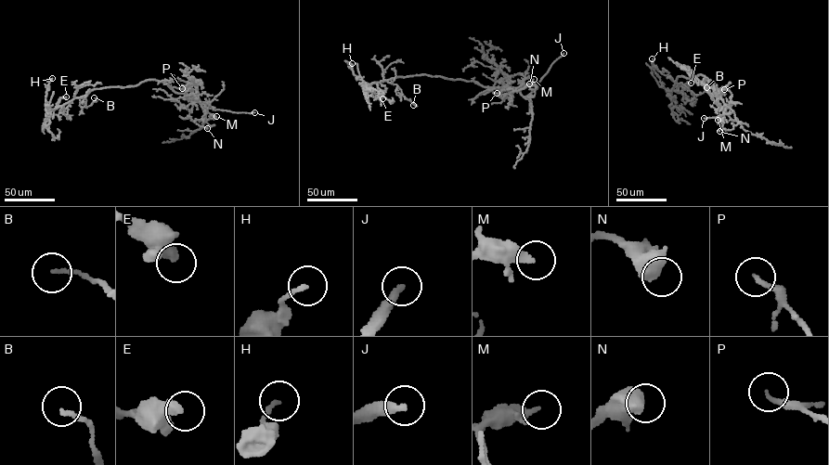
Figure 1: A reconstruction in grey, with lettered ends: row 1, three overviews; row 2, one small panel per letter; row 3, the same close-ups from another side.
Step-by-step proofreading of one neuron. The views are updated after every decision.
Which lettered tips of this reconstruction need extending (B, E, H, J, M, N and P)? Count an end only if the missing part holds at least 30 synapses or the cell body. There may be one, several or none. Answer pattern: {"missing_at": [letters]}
{"missing_at": ["J"]}

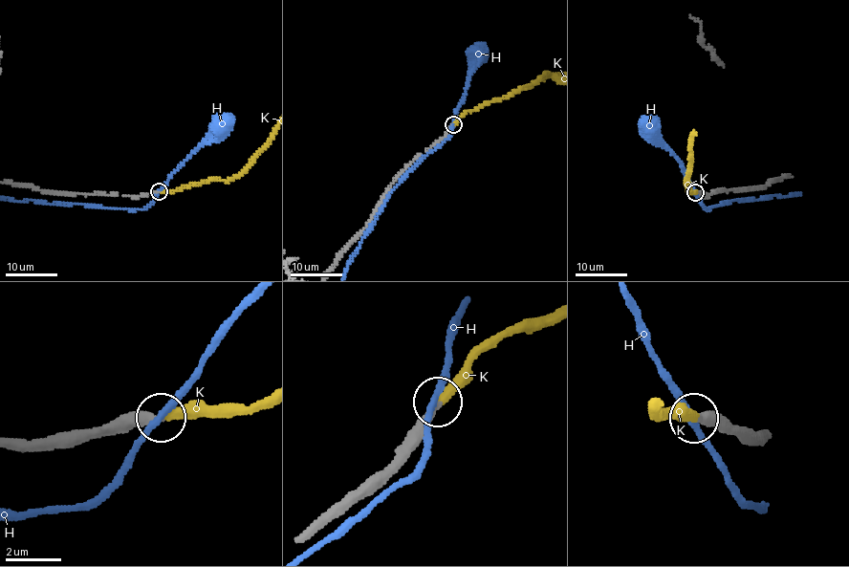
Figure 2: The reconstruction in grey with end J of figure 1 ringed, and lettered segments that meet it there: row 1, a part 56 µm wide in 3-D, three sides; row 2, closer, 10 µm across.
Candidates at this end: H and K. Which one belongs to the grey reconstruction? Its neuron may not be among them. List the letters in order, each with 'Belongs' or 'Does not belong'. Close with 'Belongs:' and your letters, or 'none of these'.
H: Does not belong
K: Belongs
Belongs: K

